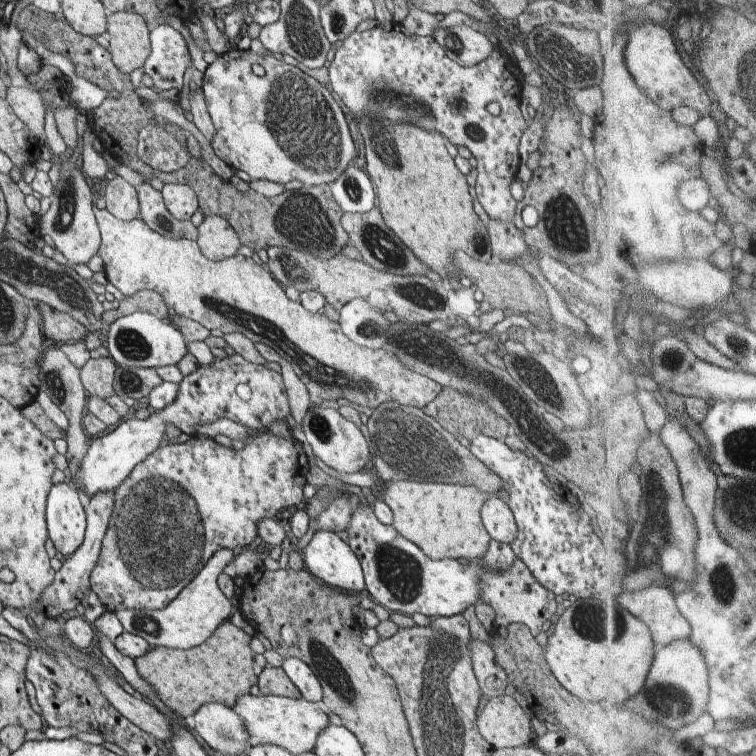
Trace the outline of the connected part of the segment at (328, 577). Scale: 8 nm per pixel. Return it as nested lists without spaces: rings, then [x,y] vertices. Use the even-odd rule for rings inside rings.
[[[318,530],[302,550],[308,572],[326,584],[350,592],[365,589],[363,570],[350,545],[332,530]]]

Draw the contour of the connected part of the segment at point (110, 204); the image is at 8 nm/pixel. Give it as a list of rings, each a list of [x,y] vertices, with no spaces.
[[[110,174],[105,186],[106,210],[128,222],[139,218],[137,189],[119,175]]]

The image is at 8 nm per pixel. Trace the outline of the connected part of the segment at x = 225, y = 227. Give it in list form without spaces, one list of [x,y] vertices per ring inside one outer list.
[[[207,216],[198,230],[198,246],[208,260],[221,261],[238,255],[242,242],[233,226],[221,216]]]

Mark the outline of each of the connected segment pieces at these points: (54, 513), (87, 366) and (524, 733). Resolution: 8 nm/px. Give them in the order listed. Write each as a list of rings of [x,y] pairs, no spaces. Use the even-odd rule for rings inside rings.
[[[69,480],[50,488],[46,524],[50,540],[64,556],[72,556],[82,546],[87,520],[78,491]]]
[[[112,357],[89,359],[80,368],[80,380],[88,396],[108,398],[114,394],[117,364]]]
[[[509,695],[489,698],[477,718],[478,732],[495,749],[516,748],[530,742],[530,717]]]

